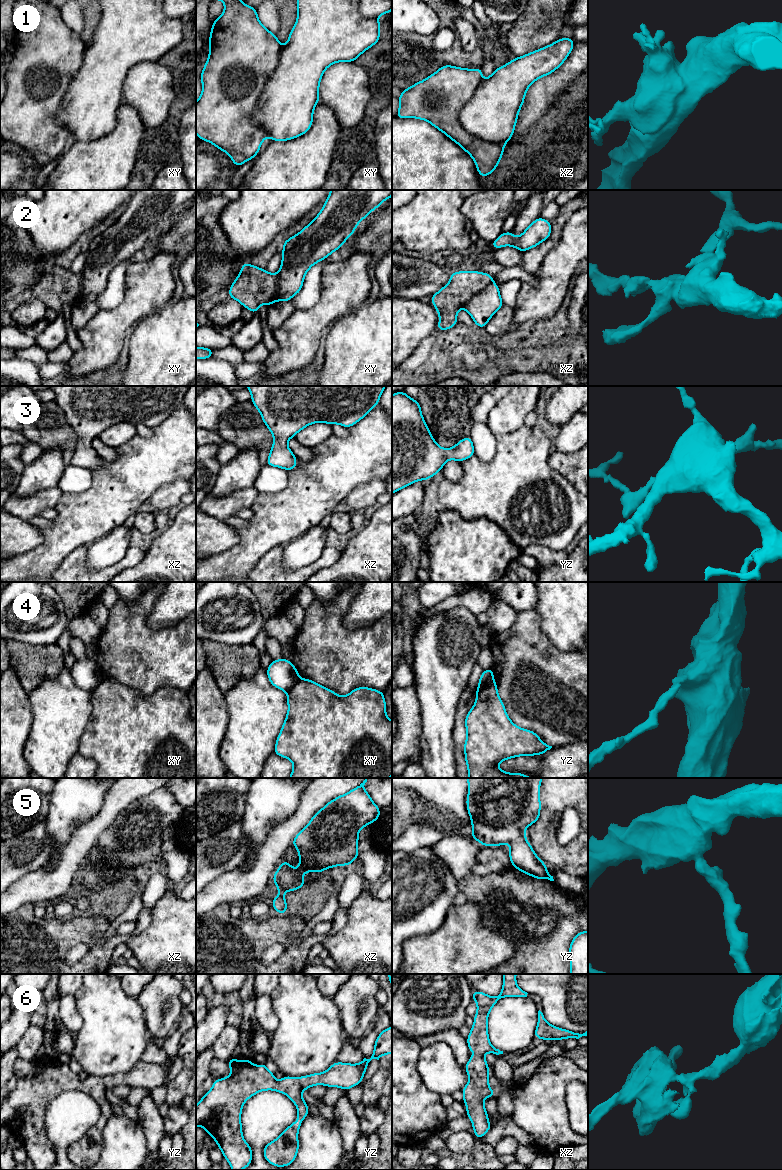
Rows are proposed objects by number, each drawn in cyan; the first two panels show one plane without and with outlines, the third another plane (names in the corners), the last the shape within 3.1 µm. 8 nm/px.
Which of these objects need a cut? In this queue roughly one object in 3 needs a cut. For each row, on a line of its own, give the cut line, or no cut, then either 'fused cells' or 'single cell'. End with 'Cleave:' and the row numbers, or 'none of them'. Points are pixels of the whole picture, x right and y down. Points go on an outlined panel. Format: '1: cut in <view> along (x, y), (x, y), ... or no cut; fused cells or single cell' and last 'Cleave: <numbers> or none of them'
1: cut in xy along (282, 46), (278, 65), (253, 113), (265, 136); fused cells
2: cut in xz along (493, 281), (477, 291), (463, 307); fused cells
3: no cut; single cell
4: cut in yz along (494, 681), (478, 686); fused cells
5: no cut; single cell
6: no cut; single cell
Cleave: 1, 2, 4

